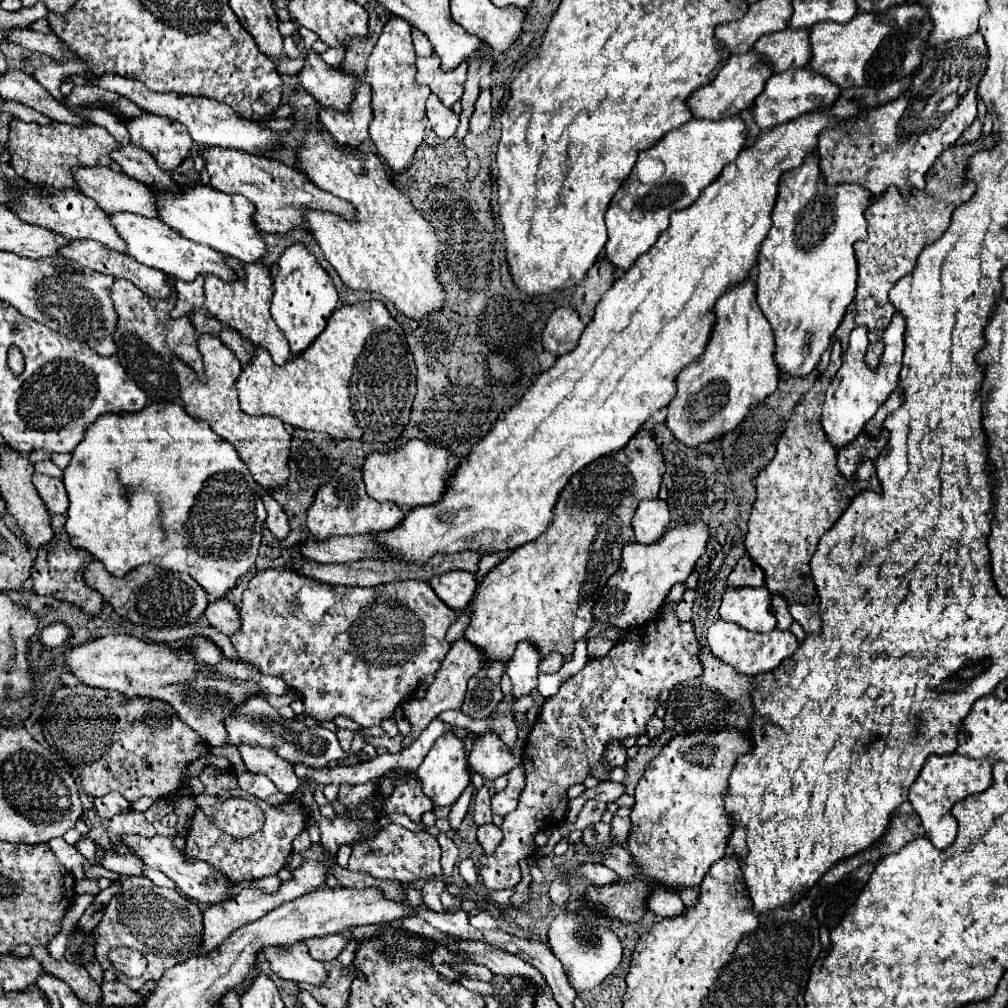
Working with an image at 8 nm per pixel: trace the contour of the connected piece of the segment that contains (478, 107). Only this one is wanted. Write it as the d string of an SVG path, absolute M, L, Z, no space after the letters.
M482 88L480 96L474 104L474 114L470 118L470 132L482 134L488 130L492 122L492 108L490 108L490 88Z

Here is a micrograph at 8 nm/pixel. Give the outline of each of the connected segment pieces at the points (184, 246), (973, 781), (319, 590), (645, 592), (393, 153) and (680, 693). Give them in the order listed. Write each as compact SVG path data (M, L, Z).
M122 212L122 214L110 214L110 222L116 228L116 232L120 234L120 238L126 242L126 254L136 258L140 264L158 268L158 270L166 272L168 276L172 276L176 280L186 280L186 282L192 282L198 274L216 274L222 280L236 278L236 274L224 264L224 254L220 254L204 244L196 244L192 240L182 238L180 234L176 234L170 226L166 226L158 218L144 218L138 214Z
M932 754L926 760L920 776L916 778L916 782L910 788L908 800L922 820L924 834L932 840L932 844L936 848L948 848L952 844L952 840L956 838L954 828L958 824L954 822L954 816L950 814L952 806L970 794L984 792L990 784L992 784L992 764L988 760L972 760L972 758L960 756L960 754L948 754L948 756Z
M270 568L264 572L258 572L248 588L242 594L242 606L240 606L240 628L236 634L230 636L232 646L236 648L240 660L246 660L250 664L256 664L256 668L260 668L260 672L272 674L272 676L280 676L290 688L298 690L304 698L304 706L306 706L306 714L316 718L316 720L332 720L336 716L348 716L350 720L358 722L364 728L370 726L378 726L384 718L388 718L398 706L402 706L404 702L410 700L410 696L414 694L414 690L418 688L420 680L426 674L434 674L444 656L450 650L450 644L446 642L446 630L454 624L454 620L458 618L458 614L448 608L430 588L428 582L416 582L416 580L402 580L402 582L390 582L390 584L382 584L376 588L360 588L360 586L328 586L328 584L320 584L316 580L310 580L306 576L300 576L288 568Z
M694 522L668 530L656 544L628 542L622 548L622 564L618 572L606 582L600 598L592 608L594 620L616 626L620 630L632 630L652 620L664 604L670 588L684 582L692 574L696 560L704 554L708 534L710 532L706 524Z
M388 20L368 58L364 80L372 86L374 118L370 122L370 140L374 142L376 152L386 160L388 168L394 174L402 174L402 170L412 164L414 152L422 144L428 124L424 102L430 94L430 88L416 84L416 54L410 38L410 24L406 20Z
M700 648L700 662L704 668L704 674L696 680L696 686L690 690L672 690L670 698L666 702L666 716L664 716L664 732L656 736L648 746L640 746L638 756L634 760L628 760L628 776L624 780L626 794L634 796L638 780L644 776L650 760L658 756L658 752L670 742L672 736L680 732L700 732L700 730L722 730L722 728L736 728L738 732L746 732L748 724L752 720L752 702L750 702L750 690L752 690L752 678L740 676L732 666L716 660L710 650Z

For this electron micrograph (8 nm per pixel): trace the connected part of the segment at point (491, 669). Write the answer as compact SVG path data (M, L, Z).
M490 662L468 682L466 700L462 704L462 712L470 718L488 718L496 704L504 698L500 690L500 680L506 674L504 662Z

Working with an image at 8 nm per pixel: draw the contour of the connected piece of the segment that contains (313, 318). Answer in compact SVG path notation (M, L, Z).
M300 242L286 248L278 260L270 312L274 322L286 334L292 354L298 354L300 350L308 348L314 342L314 338L324 330L328 316L334 312L336 306L338 306L336 288L328 272L318 264L318 260L312 254L308 254L304 244Z

